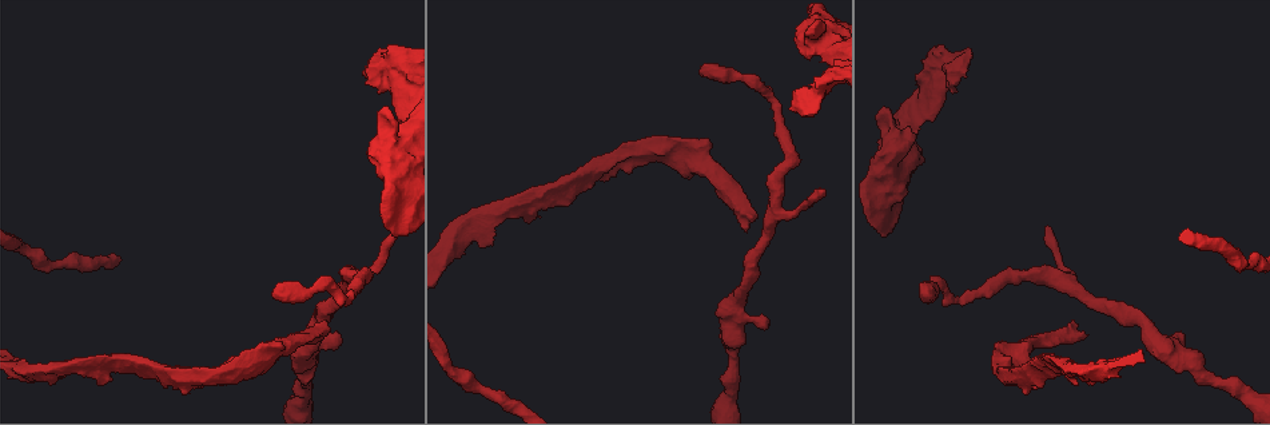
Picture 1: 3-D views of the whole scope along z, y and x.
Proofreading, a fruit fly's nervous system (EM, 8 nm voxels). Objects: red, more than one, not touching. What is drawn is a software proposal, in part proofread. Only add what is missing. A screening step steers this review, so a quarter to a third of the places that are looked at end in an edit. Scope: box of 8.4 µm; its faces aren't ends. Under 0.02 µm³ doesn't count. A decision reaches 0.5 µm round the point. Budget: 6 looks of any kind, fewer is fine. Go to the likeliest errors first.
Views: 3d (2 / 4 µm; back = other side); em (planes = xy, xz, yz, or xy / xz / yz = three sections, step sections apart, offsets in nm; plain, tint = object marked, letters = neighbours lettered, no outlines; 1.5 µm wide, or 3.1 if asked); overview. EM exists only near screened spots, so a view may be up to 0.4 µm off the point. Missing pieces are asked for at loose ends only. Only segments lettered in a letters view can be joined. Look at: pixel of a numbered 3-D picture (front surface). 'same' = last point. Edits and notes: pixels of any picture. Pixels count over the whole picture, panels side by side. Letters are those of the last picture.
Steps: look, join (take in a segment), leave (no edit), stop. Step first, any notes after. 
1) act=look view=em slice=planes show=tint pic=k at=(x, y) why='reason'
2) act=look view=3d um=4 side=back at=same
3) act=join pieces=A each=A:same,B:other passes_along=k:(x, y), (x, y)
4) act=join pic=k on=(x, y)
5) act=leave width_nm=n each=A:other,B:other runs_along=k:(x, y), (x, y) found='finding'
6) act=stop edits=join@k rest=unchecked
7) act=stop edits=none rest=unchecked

act=look view=em slice=planes show=letters pic=1 at=(1047, 225)

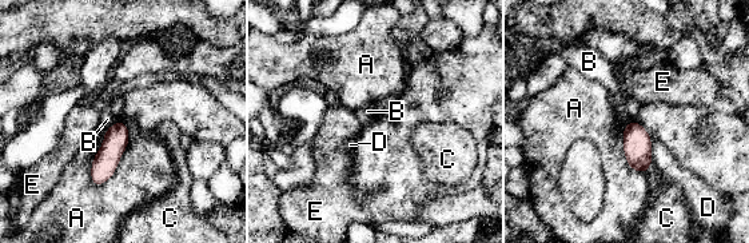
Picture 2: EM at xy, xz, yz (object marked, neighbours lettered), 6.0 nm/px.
act=leave width_nm=160 each=A:other,B:other,C:other,D:other,E:other border=2:(119, 118), (106, 130) found='none of them fits'

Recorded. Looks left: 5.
act=look view=3d um=4 pic=1 at=(320, 340) why='branch stops here'

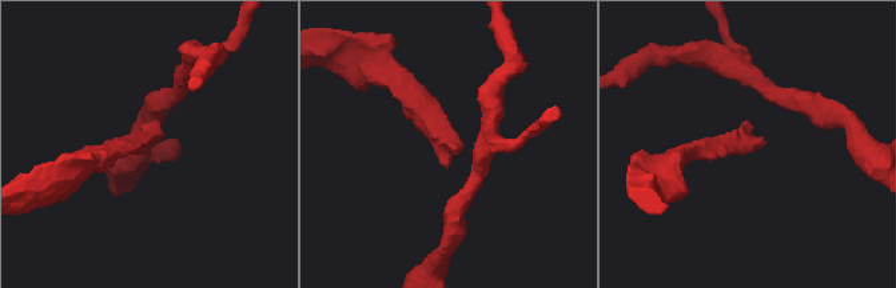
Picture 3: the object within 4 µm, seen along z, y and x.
act=look view=em slice=xy step=4 show=plain pic=3 at=(448, 162)

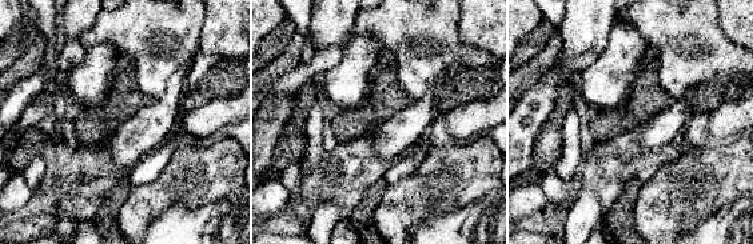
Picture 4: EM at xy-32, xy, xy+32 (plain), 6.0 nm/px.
act=look view=em slice=xy step=4 show=letters at=same why='see the neighbours'

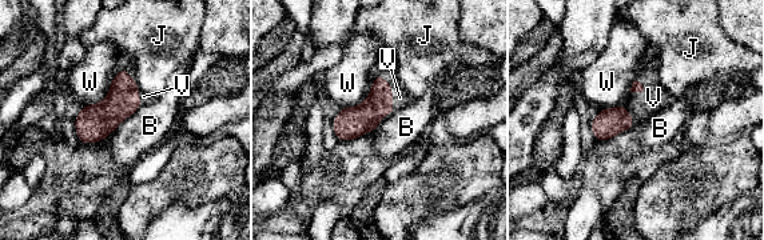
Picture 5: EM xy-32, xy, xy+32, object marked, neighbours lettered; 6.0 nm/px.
act=join pieces=V width_nm=180 each=B:other,J:other,V:same,W:other passes_along=5:(365, 118), (392, 91), (401, 99) found='the neuron continues'

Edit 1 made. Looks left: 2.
act=stop edits=join@5 rest=unchecked

